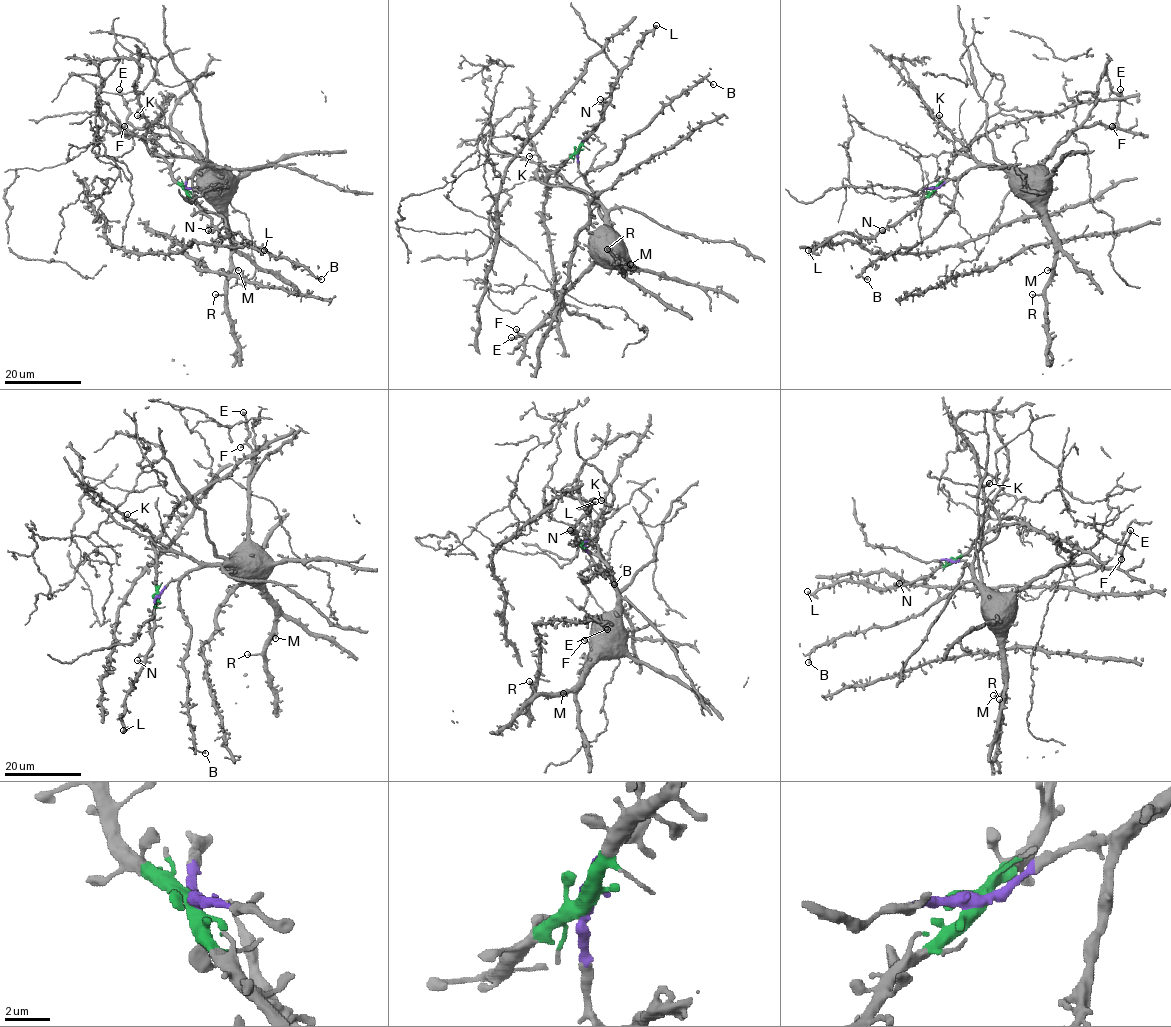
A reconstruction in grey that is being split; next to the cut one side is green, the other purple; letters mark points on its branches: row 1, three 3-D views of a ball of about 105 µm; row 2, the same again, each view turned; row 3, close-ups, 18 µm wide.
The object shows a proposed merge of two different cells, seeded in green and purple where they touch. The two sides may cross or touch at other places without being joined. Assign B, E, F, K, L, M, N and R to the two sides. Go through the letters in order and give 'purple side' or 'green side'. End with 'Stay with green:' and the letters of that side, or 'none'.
B: purple side
E: purple side
F: purple side
K: purple side
L: green side
M: purple side
N: green side
R: purple side
Stay with green: L, N

